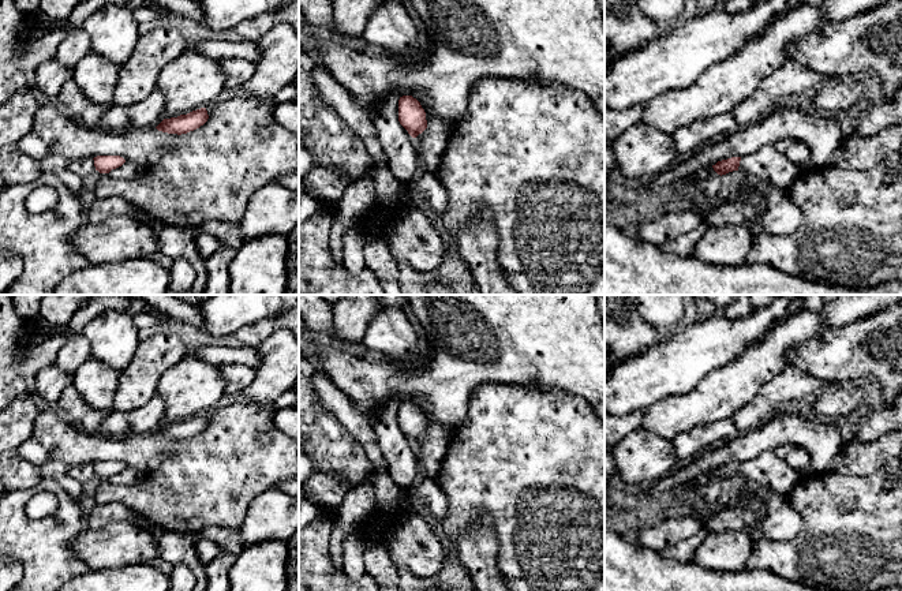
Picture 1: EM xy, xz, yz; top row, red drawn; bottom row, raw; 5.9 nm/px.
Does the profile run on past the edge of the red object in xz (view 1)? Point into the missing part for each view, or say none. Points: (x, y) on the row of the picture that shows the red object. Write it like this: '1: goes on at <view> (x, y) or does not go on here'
1: does not go on here

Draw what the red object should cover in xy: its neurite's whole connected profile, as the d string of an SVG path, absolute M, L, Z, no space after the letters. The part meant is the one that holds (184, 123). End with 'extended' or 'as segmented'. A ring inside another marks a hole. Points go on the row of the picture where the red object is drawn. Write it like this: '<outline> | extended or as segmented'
M206 108L177 117L164 119L156 128L168 134L187 134L203 126L209 119Z | as segmented

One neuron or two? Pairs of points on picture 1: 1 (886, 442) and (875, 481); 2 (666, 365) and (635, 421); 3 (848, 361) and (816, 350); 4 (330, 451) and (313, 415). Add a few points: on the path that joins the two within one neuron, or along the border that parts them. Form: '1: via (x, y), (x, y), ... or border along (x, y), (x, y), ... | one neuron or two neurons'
1: border along (887, 462), (882, 468), (864, 477), (846, 475) | two neurons
2: border along (644, 408), (618, 415) | two neurons
3: via (839, 355), (824, 355) | one neuron
4: via (326, 442), (313, 427), (313, 423) | one neuron

